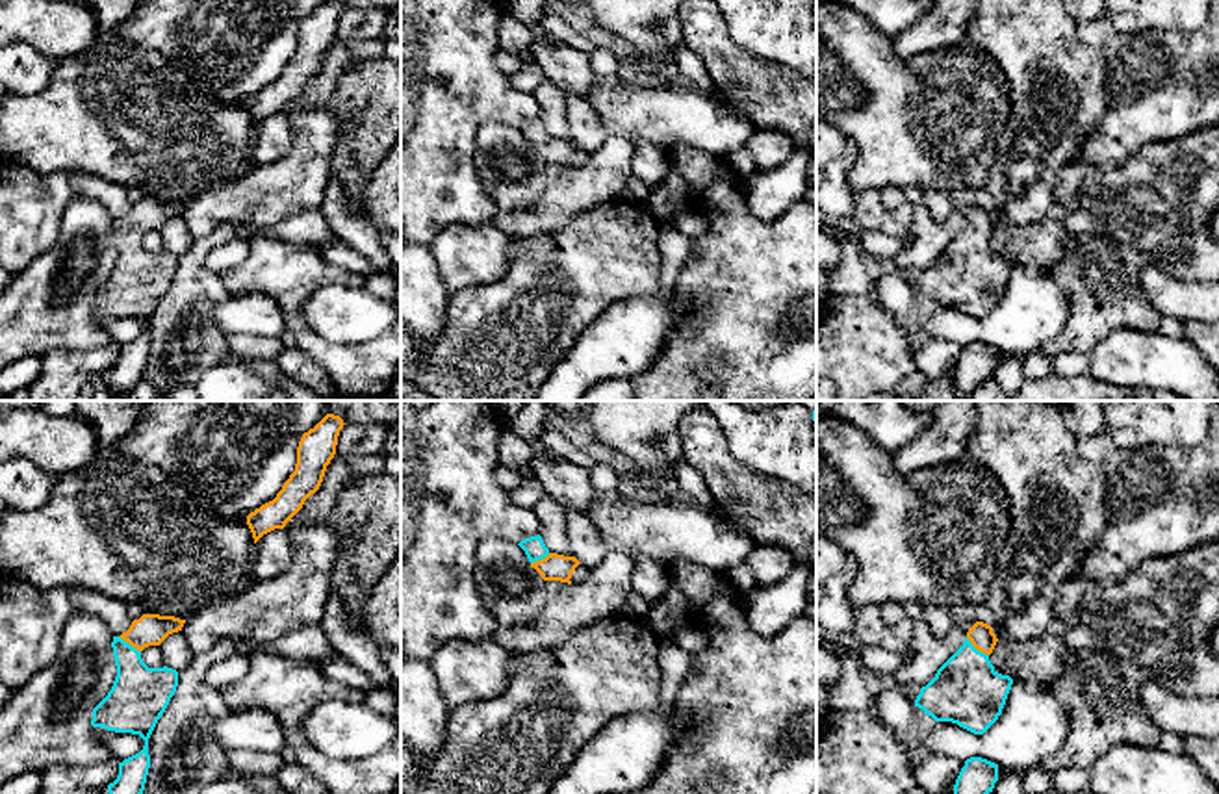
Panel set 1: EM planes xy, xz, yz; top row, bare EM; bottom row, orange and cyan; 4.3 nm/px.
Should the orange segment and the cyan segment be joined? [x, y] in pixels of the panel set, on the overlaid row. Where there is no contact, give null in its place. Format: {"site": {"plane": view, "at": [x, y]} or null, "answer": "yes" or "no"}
{"site": {"plane": "yz", "at": [976, 648]}, "answer": "yes"}

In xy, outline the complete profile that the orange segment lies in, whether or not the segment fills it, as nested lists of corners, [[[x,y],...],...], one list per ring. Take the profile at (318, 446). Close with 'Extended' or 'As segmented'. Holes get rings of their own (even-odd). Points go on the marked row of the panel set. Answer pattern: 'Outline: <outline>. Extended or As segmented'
Outline: [[[327,414],[314,429],[302,434],[297,447],[295,471],[273,501],[247,516],[254,544],[263,534],[284,529],[302,508],[304,501],[319,490],[327,466],[336,455],[338,436],[343,425],[340,416]]]. As segmented

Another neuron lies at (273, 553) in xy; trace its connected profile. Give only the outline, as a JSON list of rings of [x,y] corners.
[[[275,529],[263,534],[252,553],[252,575],[256,581],[267,581],[286,571],[293,562],[293,549],[286,529]]]

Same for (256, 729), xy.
[[[245,709],[215,718],[212,735],[225,751],[282,751],[288,746],[284,725],[263,709]]]

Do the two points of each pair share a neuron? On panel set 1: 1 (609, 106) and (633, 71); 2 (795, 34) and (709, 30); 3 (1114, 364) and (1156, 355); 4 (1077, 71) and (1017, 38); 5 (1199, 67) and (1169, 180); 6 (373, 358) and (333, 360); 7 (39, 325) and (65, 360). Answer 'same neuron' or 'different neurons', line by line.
1: different neurons
2: different neurons
3: same neuron
4: same neuron
5: different neurons
6: same neuron
7: different neurons

